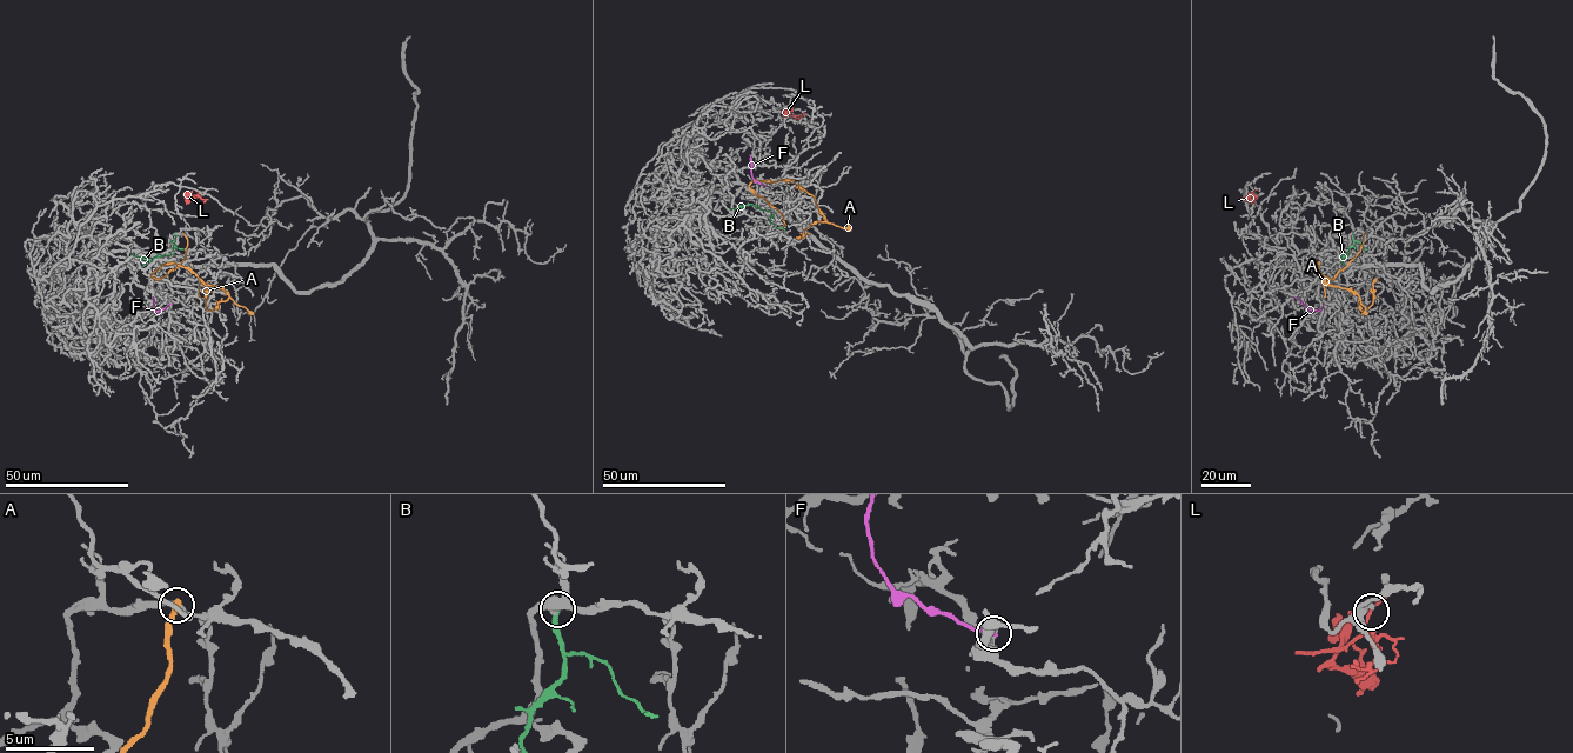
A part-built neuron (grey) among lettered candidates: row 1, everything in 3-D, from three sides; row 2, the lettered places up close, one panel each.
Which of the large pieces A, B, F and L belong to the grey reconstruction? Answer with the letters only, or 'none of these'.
none of these

